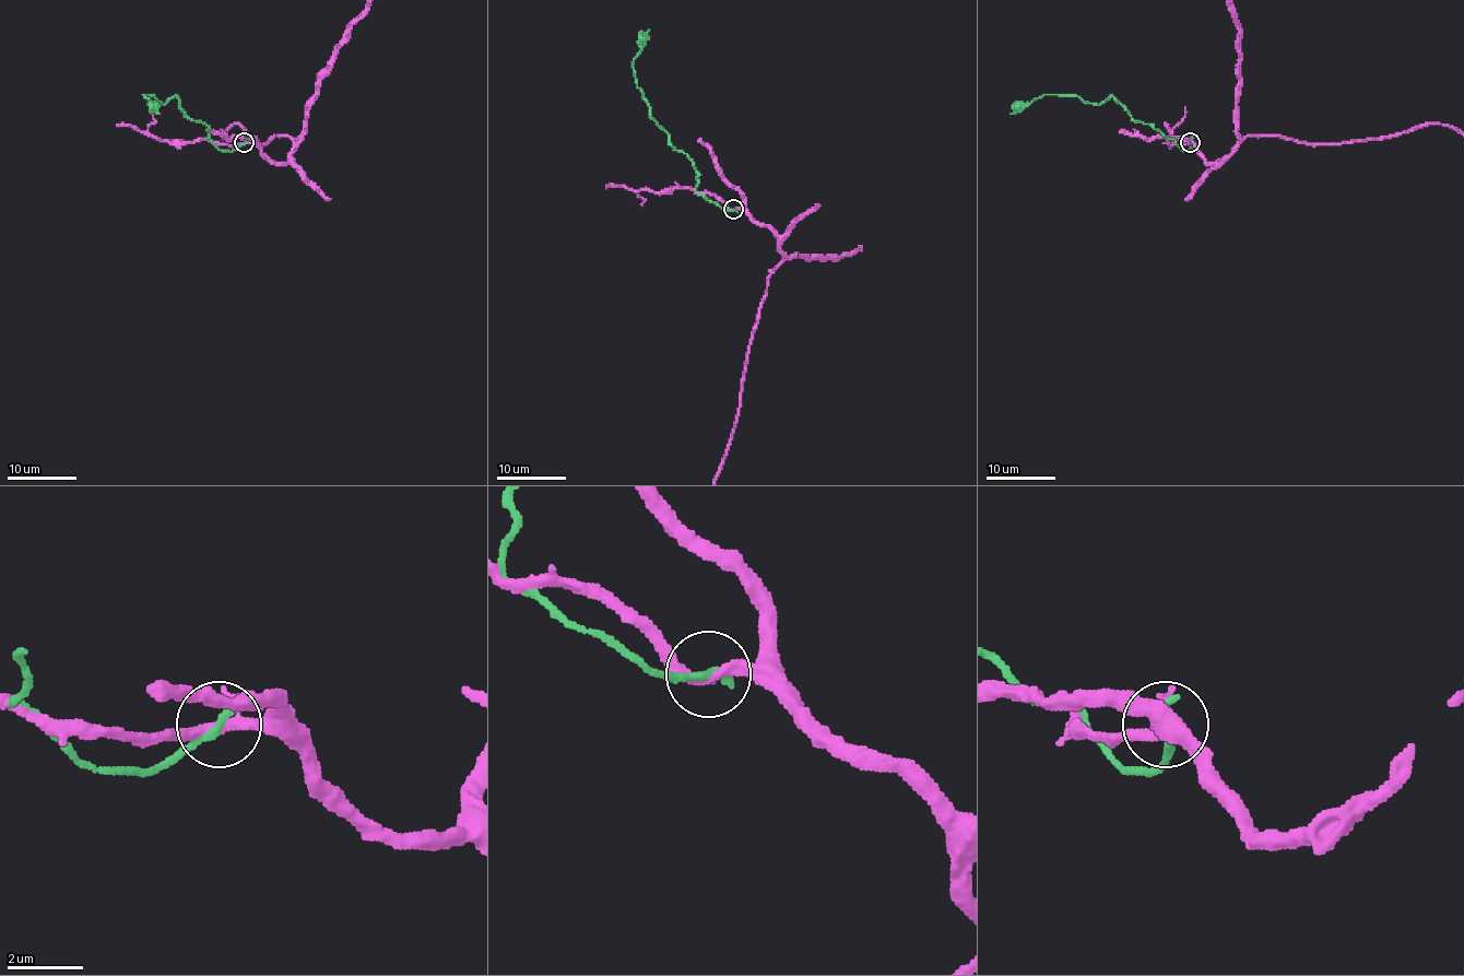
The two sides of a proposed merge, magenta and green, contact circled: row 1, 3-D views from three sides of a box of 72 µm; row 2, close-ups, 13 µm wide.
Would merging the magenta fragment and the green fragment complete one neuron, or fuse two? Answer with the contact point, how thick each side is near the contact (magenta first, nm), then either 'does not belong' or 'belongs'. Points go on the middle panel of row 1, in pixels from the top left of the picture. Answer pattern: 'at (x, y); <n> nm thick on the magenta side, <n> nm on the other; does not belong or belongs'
at (733, 209); 220 nm thick on the magenta side, 260 nm on the other; does not belong

